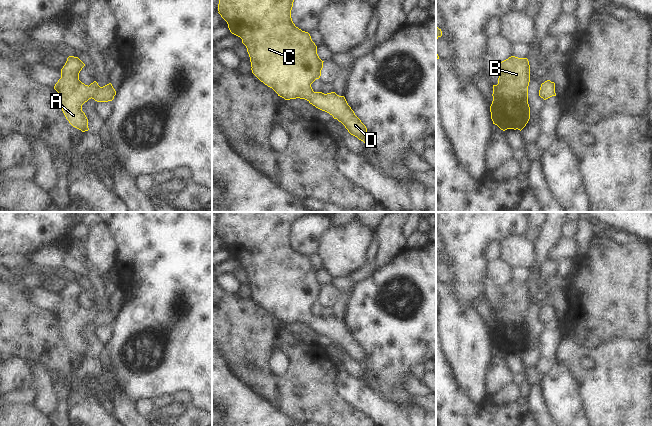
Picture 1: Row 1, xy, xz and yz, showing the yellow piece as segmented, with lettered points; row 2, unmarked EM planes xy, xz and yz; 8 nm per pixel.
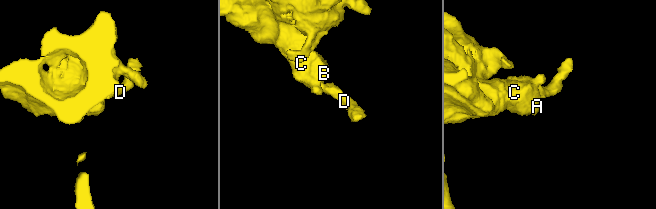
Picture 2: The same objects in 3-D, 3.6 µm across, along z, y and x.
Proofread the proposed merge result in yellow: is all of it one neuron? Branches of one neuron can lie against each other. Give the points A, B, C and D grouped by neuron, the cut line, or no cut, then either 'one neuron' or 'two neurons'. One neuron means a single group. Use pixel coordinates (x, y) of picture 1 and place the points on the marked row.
A B C D; no cut; one neuron

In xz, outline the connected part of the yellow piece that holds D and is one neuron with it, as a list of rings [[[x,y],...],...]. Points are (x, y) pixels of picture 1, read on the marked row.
[[[219,0],[218,13],[227,22],[230,32],[242,39],[250,57],[252,73],[265,85],[272,88],[285,100],[305,99],[316,108],[325,111],[341,122],[348,132],[364,143],[367,141],[367,128],[355,115],[344,96],[335,92],[324,94],[314,92],[311,84],[319,79],[323,62],[317,54],[317,46],[308,32],[302,31],[292,21],[291,10],[294,0]]]

